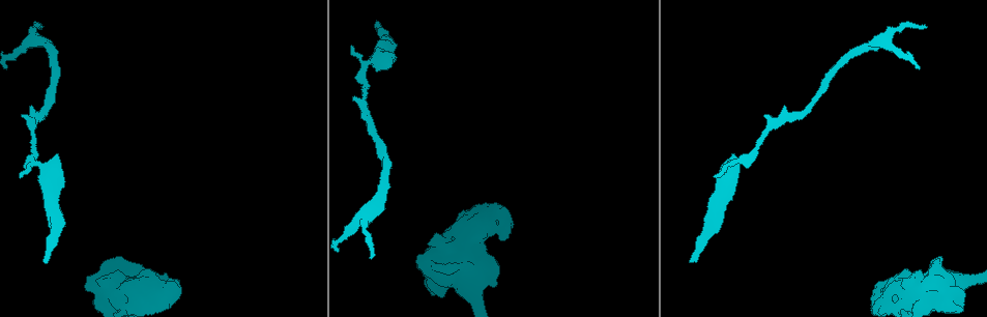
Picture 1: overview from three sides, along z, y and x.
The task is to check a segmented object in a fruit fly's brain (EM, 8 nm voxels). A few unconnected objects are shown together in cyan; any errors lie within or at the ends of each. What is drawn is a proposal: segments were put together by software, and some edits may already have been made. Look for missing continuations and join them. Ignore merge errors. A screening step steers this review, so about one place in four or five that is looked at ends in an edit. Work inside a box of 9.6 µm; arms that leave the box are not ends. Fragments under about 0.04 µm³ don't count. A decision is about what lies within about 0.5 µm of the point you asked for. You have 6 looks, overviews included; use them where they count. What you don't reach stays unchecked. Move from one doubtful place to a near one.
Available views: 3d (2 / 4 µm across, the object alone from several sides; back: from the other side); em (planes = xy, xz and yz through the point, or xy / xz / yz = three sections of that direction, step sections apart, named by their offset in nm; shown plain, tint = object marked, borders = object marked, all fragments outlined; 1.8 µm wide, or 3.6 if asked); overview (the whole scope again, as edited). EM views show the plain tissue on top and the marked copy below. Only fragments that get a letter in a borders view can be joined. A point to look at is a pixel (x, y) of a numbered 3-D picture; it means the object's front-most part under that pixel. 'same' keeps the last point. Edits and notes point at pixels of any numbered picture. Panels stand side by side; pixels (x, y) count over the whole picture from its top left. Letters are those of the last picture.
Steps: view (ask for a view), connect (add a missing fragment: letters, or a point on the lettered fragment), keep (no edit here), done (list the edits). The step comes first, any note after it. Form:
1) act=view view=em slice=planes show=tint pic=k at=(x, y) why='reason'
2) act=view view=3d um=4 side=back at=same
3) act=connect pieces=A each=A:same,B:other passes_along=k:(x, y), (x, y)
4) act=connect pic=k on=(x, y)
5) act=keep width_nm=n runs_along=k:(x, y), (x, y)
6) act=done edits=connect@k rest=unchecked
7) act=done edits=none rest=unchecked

act=view view=3d um=2 pic=1 at=(714, 177) why='free end'

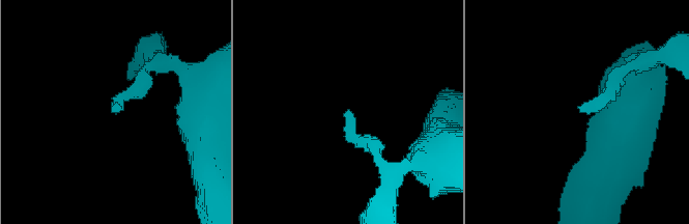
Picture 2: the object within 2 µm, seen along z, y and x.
act=view view=em slice=planes show=borders pic=2 at=(117, 110) why='need the tissue'

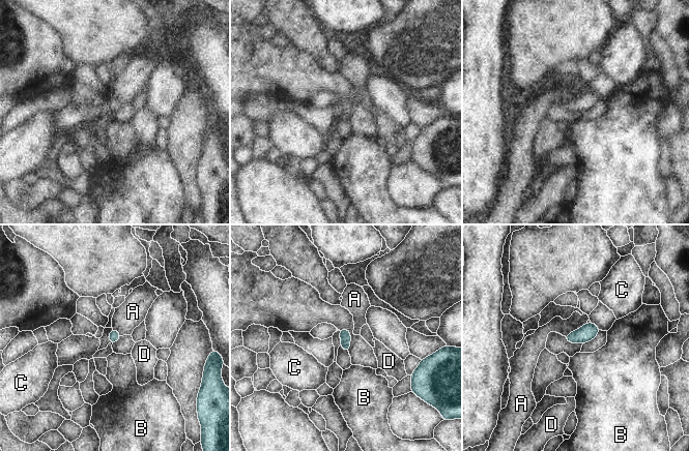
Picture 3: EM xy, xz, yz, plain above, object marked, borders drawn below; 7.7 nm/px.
act=keep width_nm=80 each=A:other,B:other,C:other,D:other border=3:(586, 322), (565, 336) found='no lettered fragment goes on from it'

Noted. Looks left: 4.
act=view view=3d um=2 pic=1 at=(691, 262) why='branch stops here'

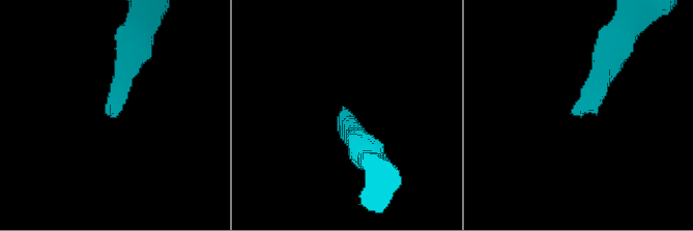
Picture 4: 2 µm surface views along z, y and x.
act=view view=em slice=xy step=4 show=tint pic=4 at=(575, 114) why='need the tissue'

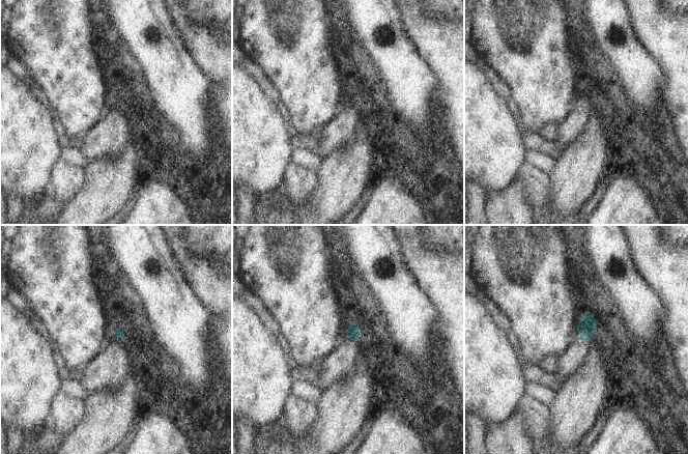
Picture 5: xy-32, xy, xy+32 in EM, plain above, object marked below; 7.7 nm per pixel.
act=view view=em slice=planes show=borders at=same

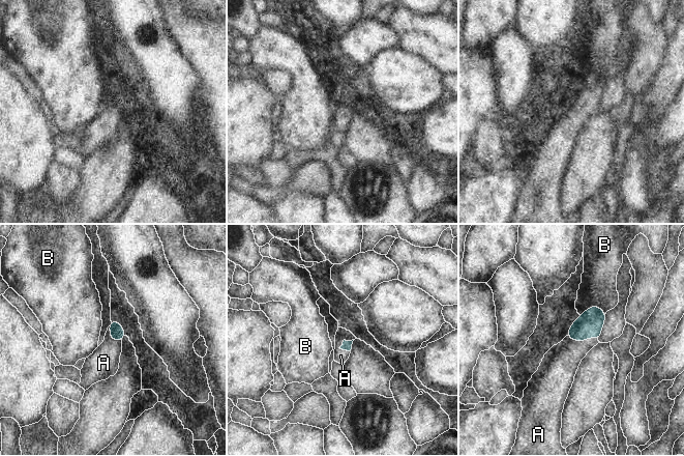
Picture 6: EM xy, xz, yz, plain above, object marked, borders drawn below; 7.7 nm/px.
act=connect pieces=A each=A:same,B:other passes_along=6:(590, 323), (582, 341), (560, 364) found='it goes on there'

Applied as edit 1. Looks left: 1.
act=view view=em um=3.6 slice=yz step=16 show=borders pic=1 at=(503, 222) why='stops while still wide'

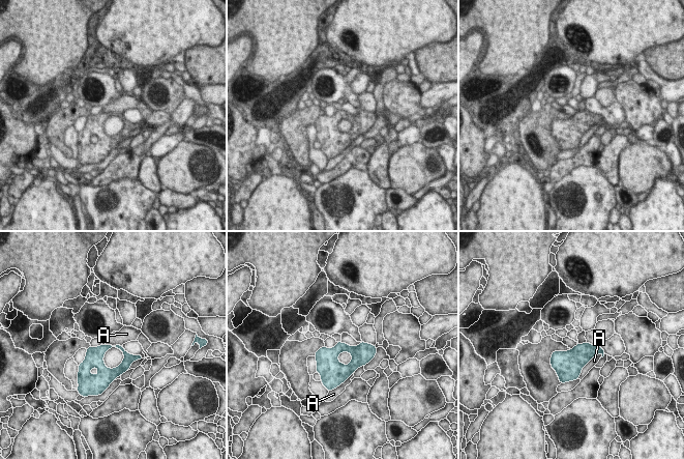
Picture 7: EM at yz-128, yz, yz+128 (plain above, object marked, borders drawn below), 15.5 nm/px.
act=keep each=A:other found='no lettered fragment goes on from it'

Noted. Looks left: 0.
act=done edits=connect@6 rest=unchecked

